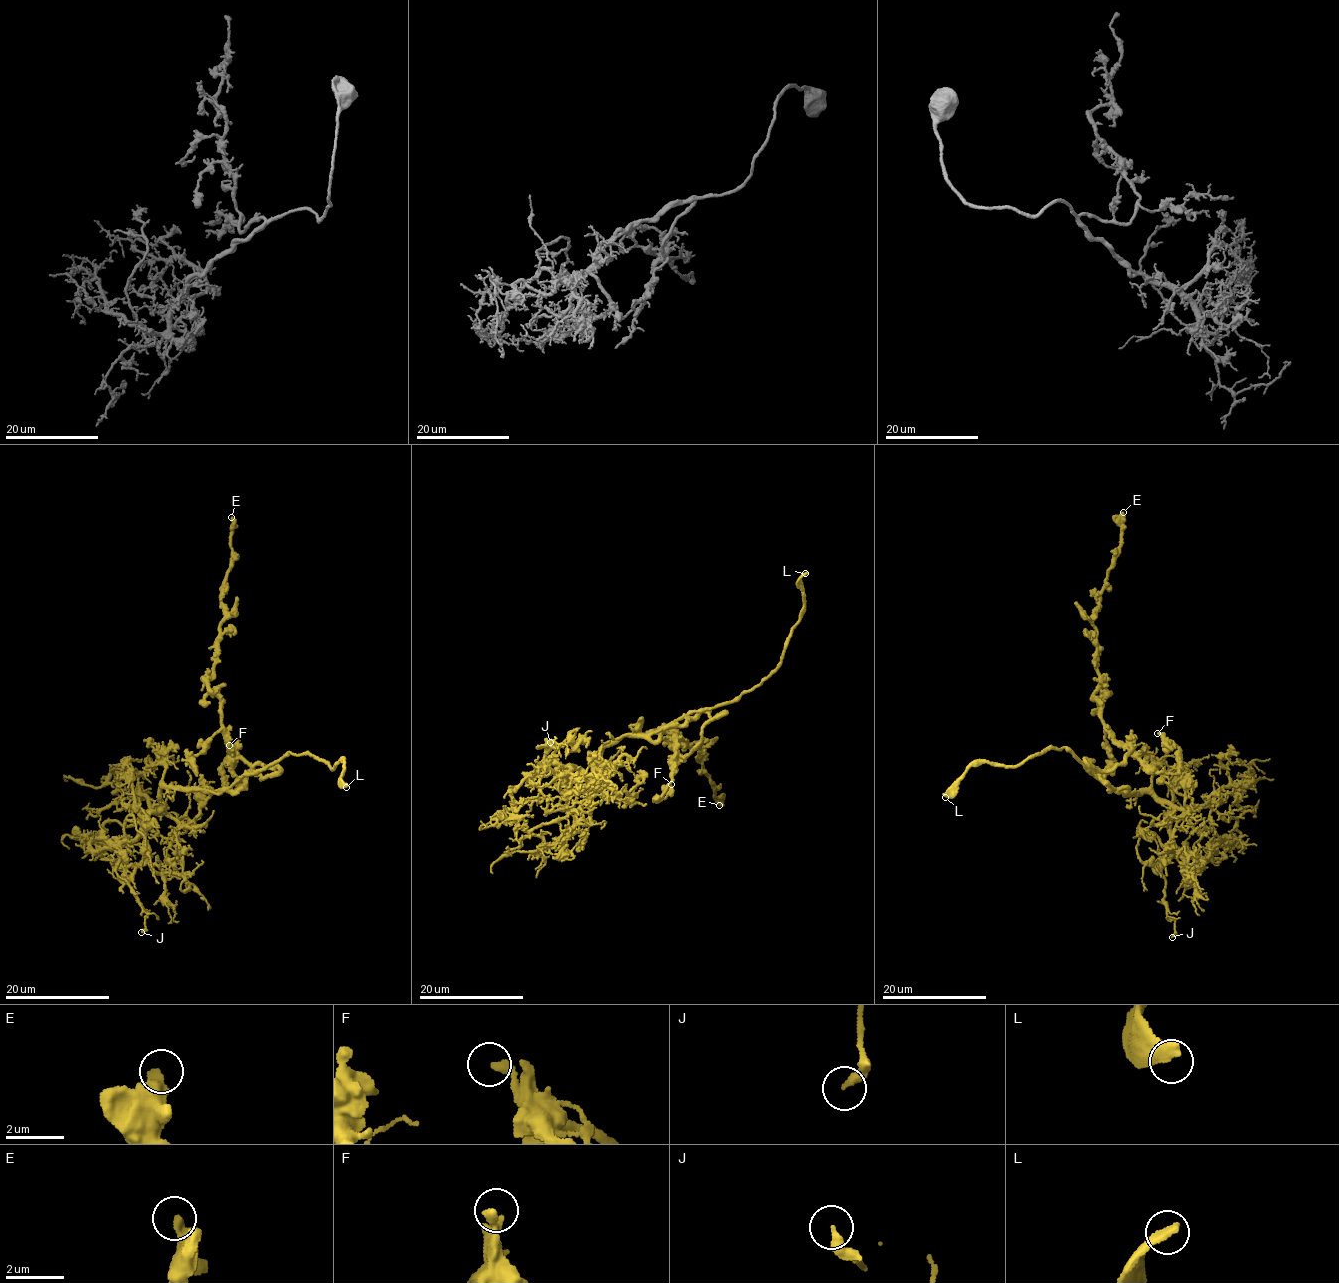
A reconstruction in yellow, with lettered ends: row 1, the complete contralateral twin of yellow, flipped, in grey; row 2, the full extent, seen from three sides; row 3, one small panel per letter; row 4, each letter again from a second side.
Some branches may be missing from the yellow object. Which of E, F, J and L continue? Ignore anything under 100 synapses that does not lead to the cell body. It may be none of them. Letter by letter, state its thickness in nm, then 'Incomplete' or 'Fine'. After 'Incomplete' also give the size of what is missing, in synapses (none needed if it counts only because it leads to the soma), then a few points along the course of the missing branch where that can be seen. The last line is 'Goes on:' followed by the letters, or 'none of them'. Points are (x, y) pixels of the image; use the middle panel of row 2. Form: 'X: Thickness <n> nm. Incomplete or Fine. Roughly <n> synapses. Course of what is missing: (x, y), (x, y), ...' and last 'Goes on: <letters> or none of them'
E: Thickness 440 nm. Fine
F: Thickness 320 nm. Fine
J: Thickness 320 nm. Fine
L: Thickness 480 nm. Incomplete. Course of what is missing: (805, 573), (816, 556), (834, 546), (835, 533), (841, 525), (843, 526)
Goes on: L

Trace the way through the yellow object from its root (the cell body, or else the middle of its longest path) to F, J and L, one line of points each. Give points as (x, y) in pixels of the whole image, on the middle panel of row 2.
F: (714, 717), (718, 716), (704, 726), (702, 737), (688, 754), (673, 761), (675, 774), (658, 800), (671, 784)
J: (714, 717), (701, 711), (613, 738), (591, 775), (551, 763), (537, 747), (558, 749), (550, 742)
L: (714, 717), (698, 712), (732, 702), (759, 685), (777, 666), (803, 606), (800, 579), (805, 573)

